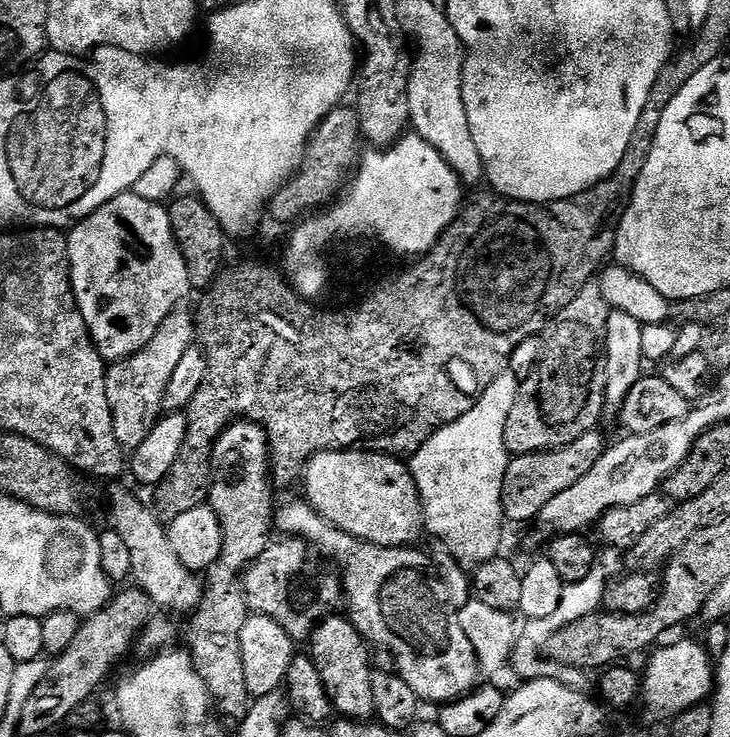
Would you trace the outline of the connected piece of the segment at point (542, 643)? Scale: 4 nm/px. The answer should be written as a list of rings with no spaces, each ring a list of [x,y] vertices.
[[[593,574],[586,577],[582,582],[577,584],[569,584],[564,589],[562,594],[562,602],[558,602],[558,610],[554,610],[554,614],[550,614],[548,618],[541,620],[528,620],[523,625],[522,631],[519,633],[516,649],[512,652],[510,661],[511,671],[516,671],[521,681],[527,682],[529,680],[557,680],[571,688],[578,688],[581,690],[587,689],[589,686],[585,669],[573,668],[563,662],[557,662],[555,659],[547,658],[540,651],[547,649],[551,645],[556,633],[563,630],[566,626],[570,626],[574,622],[578,622],[582,618],[592,615],[603,605],[604,602],[604,586],[605,581],[599,580],[599,575]]]

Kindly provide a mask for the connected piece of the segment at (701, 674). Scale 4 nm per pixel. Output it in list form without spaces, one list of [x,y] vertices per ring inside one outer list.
[[[676,640],[659,648],[647,657],[648,669],[642,672],[642,704],[644,702],[656,716],[671,718],[696,704],[705,703],[714,691],[714,660],[703,643]]]

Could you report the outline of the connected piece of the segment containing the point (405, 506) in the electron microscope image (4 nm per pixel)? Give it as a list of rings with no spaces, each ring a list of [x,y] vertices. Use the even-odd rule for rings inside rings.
[[[363,450],[318,452],[304,469],[303,484],[303,495],[315,512],[365,544],[402,548],[411,545],[424,528],[418,486],[403,459]]]

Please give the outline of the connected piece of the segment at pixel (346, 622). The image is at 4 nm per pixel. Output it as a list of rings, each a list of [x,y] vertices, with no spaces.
[[[333,614],[326,617],[312,631],[311,644],[311,658],[318,666],[318,674],[322,674],[322,682],[326,686],[326,694],[330,698],[333,709],[341,717],[350,720],[371,721],[376,714],[374,693],[370,691],[374,665],[368,661],[369,645],[358,629],[354,627],[351,619],[344,614]]]

